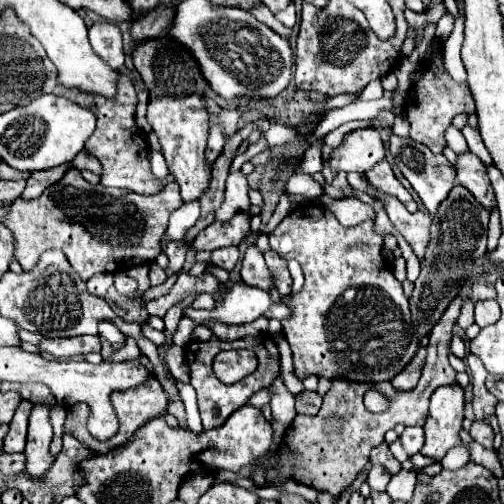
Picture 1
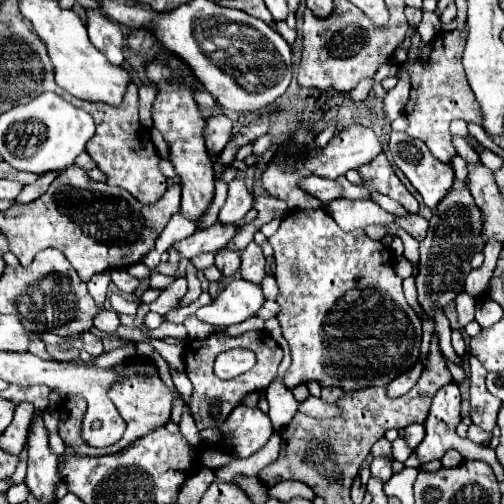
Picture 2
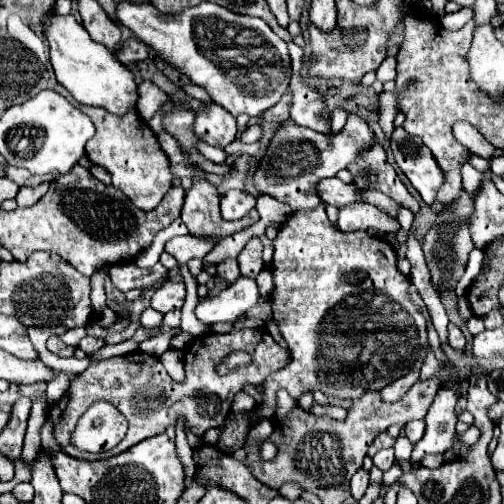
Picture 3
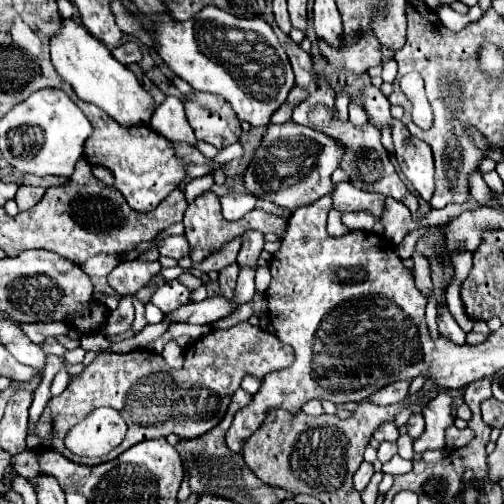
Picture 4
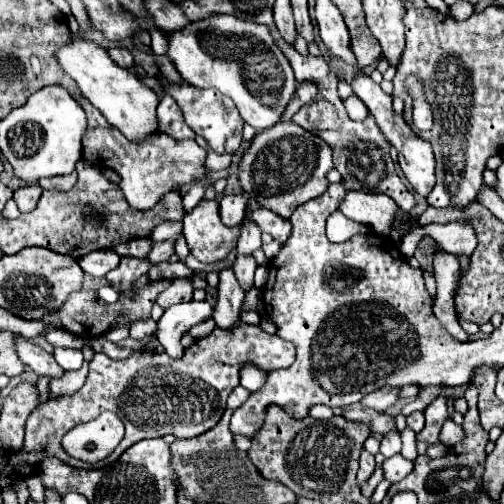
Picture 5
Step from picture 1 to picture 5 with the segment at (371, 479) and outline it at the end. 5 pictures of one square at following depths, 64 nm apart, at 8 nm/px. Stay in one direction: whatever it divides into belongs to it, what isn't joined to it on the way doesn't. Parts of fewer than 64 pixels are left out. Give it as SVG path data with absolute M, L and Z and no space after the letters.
M392 430L392 432L388 432L388 434L382 436L380 452L382 452L386 458L398 454L400 448L402 448L402 440L400 440L400 432L398 432L398 430Z

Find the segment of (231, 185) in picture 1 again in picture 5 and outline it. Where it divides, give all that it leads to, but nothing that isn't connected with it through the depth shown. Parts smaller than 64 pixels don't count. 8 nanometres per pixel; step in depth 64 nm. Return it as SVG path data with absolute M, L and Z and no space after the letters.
M230 194L230 196L222 196L220 200L220 218L224 222L224 226L238 226L244 218L248 206L248 198L242 194Z

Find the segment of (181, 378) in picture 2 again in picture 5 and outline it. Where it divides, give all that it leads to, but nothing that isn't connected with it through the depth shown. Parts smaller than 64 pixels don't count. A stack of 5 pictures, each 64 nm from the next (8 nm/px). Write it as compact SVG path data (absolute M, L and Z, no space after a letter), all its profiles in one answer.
M204 300L204 302L184 302L184 304L176 304L172 308L168 308L162 318L158 320L156 326L156 340L166 348L166 354L172 358L180 358L182 352L178 352L180 348L180 340L182 336L196 324L200 324L202 320L206 320L208 316L212 316L214 308Z

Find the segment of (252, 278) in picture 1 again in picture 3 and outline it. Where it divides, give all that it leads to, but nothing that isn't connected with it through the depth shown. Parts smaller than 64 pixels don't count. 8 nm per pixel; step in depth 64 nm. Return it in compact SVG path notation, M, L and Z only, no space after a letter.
M258 236L250 238L248 244L244 246L244 250L238 254L238 264L240 264L240 272L244 276L250 276L250 278L256 278L258 272L264 268L262 264L262 242Z

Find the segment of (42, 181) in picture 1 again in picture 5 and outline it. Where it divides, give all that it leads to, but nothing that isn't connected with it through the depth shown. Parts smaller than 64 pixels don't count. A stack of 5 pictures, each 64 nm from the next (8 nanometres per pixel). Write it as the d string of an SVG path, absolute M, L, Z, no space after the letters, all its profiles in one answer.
M22 186L14 192L14 200L20 208L20 212L32 212L40 200L42 188L40 186Z

